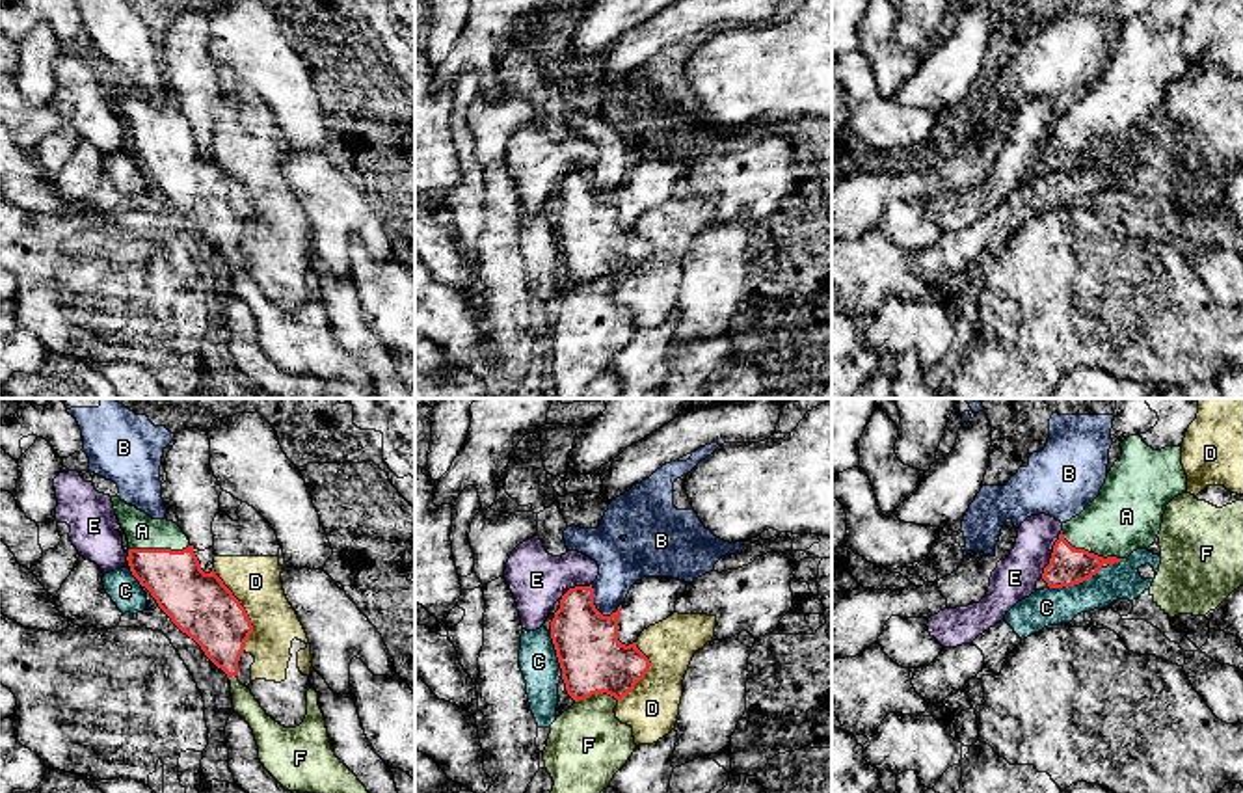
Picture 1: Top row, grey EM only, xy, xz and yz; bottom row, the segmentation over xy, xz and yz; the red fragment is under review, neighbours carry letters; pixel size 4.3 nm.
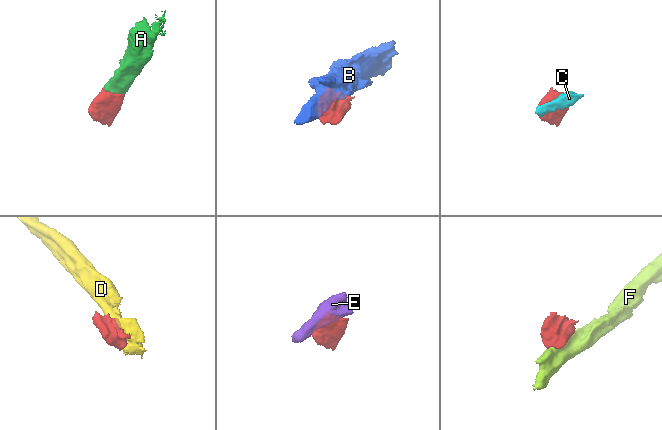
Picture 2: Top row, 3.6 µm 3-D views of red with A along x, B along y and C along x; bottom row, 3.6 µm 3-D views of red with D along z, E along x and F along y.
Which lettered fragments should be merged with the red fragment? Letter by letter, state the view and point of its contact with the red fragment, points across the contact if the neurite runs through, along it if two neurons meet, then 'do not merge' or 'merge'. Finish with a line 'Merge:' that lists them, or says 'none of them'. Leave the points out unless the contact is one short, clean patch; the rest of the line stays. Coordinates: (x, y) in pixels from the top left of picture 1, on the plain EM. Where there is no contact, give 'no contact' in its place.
A: contact yz (1087, 134); way yz (1069, 149), (1087, 134), (1126, 99); merge
B: contact xz (594, 190); do not merge
C: contact yz (1076, 166); border yz (1102, 151), (1078, 166), (1050, 172); do not merge
D: contact xy (244, 192); do not merge
E: contact yz (1052, 136); border yz (1061, 112), (1041, 161); do not merge
F: contact xz (596, 276); do not merge
Merge: A

